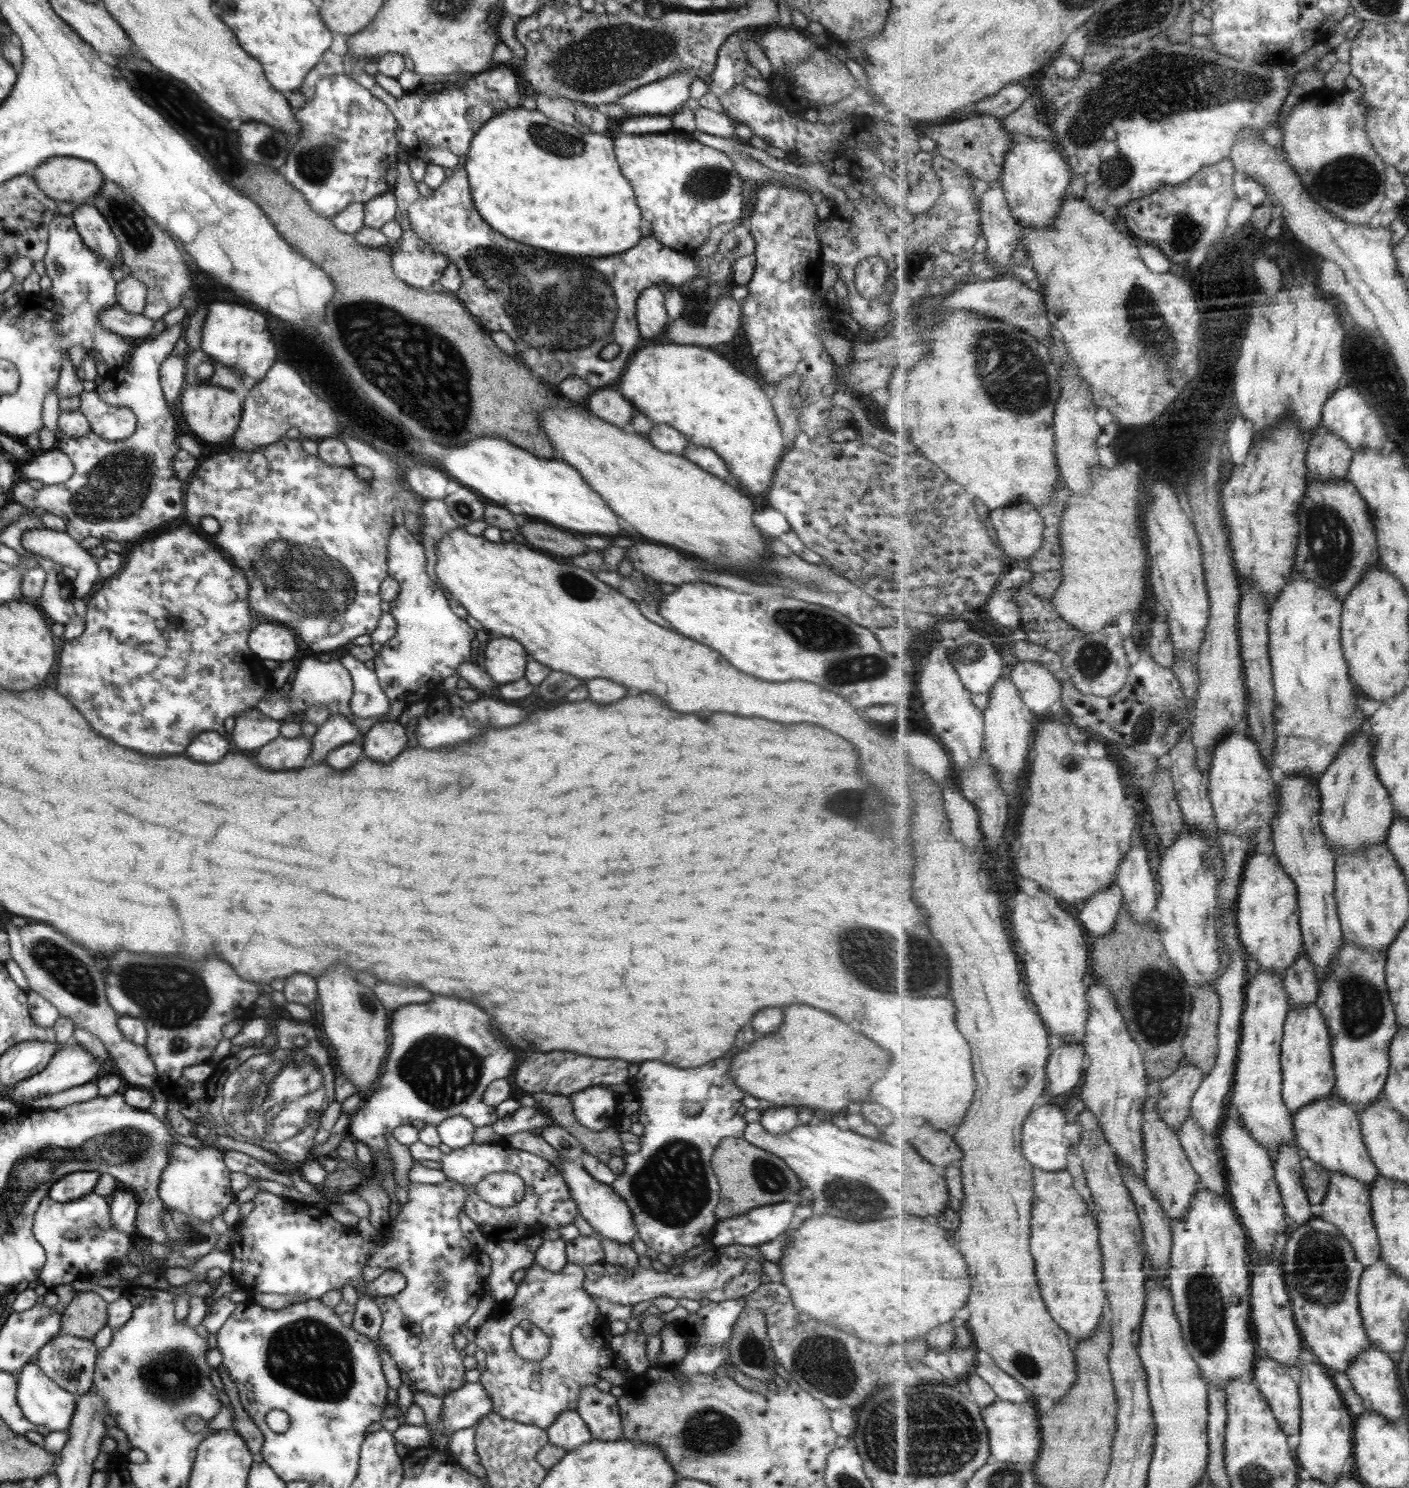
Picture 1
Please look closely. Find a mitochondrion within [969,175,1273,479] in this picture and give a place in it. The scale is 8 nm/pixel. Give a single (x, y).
(1157, 334)

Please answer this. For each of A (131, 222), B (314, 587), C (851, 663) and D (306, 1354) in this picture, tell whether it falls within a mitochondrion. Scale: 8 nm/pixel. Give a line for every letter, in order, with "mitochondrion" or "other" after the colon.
A: mitochondrion
B: mitochondrion
C: mitochondrion
D: mitochondrion

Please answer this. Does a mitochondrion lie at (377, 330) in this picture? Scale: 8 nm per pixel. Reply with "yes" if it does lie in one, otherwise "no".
yes

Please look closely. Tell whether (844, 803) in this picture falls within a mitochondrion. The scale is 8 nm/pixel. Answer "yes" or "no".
yes

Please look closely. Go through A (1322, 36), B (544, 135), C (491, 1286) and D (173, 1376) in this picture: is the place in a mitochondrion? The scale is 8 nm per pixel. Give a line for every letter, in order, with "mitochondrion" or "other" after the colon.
A: other
B: mitochondrion
C: other
D: mitochondrion

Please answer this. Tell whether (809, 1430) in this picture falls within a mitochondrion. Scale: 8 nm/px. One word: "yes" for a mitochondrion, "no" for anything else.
no

